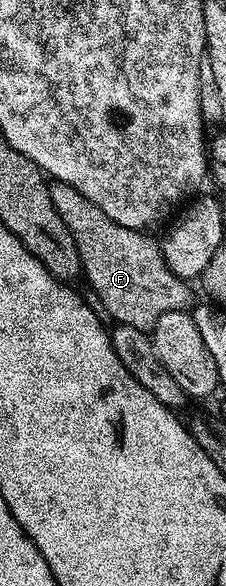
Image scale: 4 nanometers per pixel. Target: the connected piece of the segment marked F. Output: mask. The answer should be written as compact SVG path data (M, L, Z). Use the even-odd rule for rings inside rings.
M111 223L105 226L104 233L74 232L80 267L100 300L99 308L108 312L115 324L145 331L152 330L166 311L187 310L185 278L170 271L163 248L157 242L155 245L147 232Z

